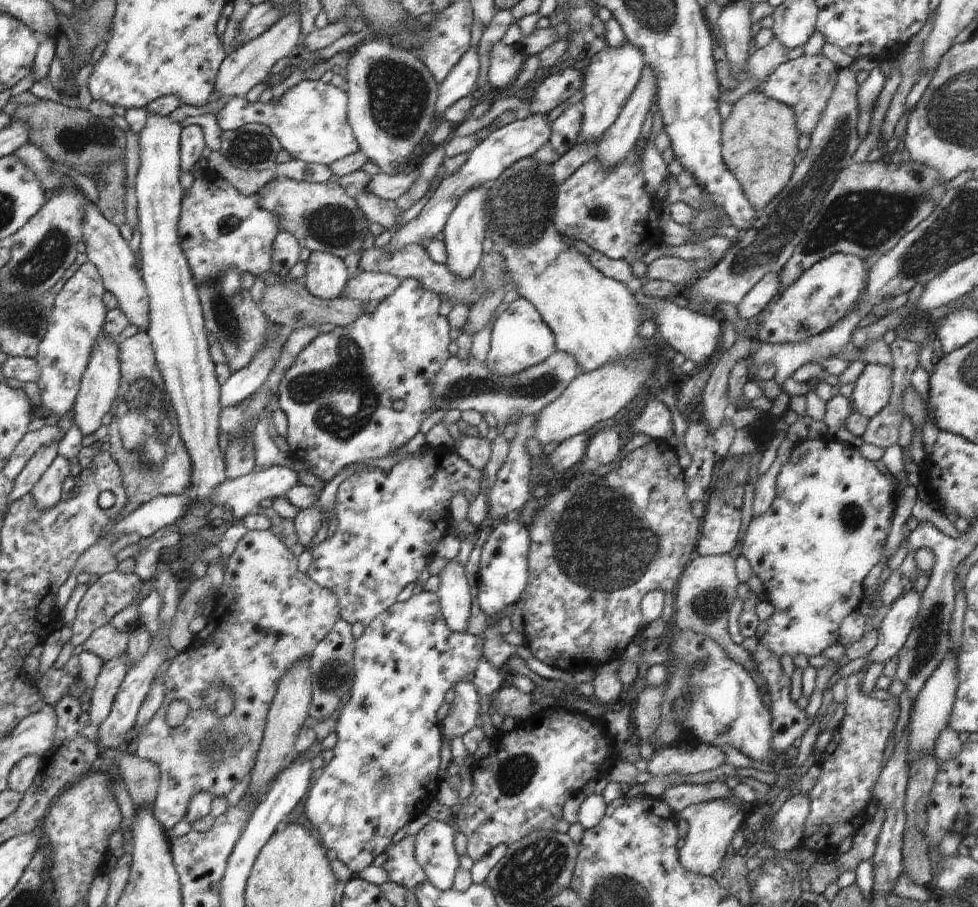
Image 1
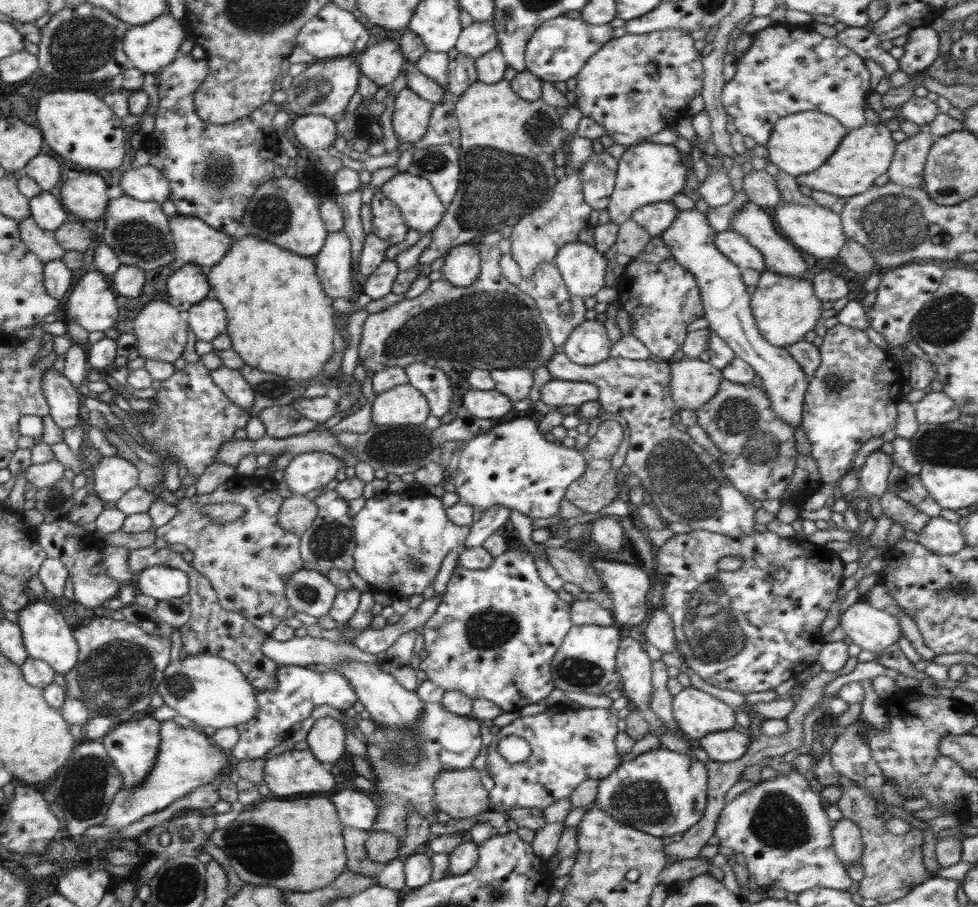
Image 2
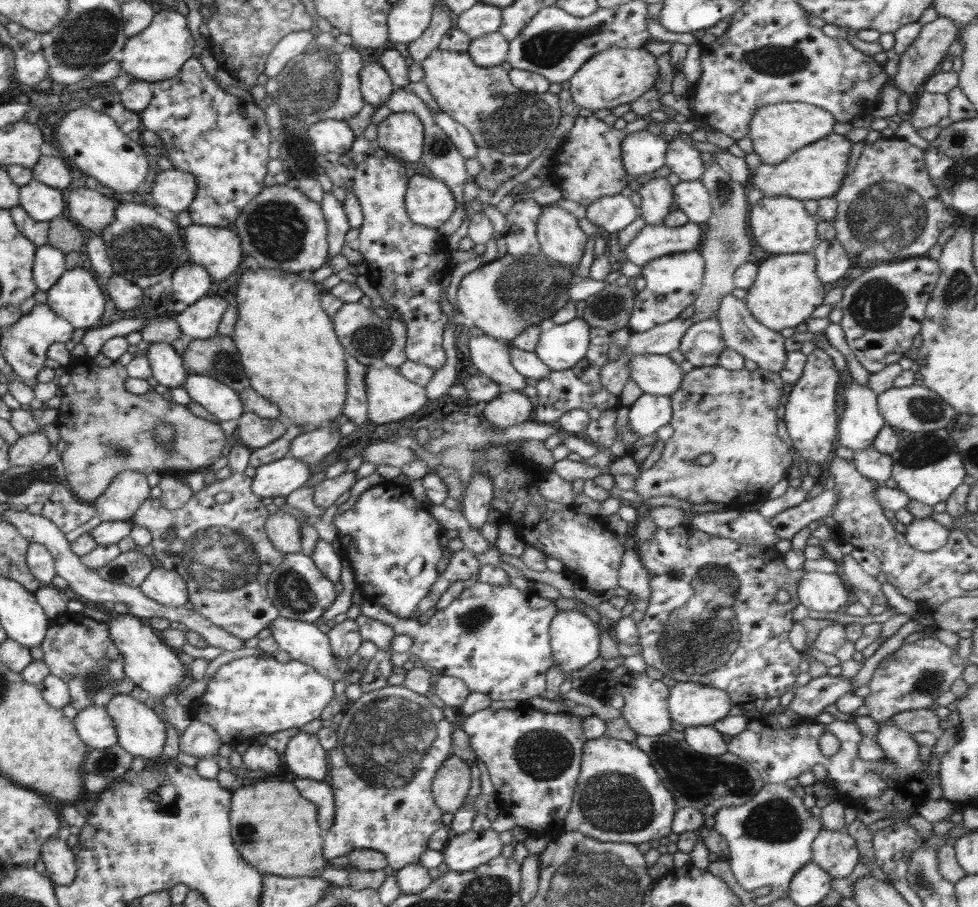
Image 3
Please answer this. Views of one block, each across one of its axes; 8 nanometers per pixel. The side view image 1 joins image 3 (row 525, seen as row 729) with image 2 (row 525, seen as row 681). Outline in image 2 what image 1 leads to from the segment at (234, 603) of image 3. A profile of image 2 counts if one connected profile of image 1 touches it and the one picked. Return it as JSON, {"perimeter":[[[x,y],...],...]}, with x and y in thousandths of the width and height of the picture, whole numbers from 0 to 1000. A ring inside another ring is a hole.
{"perimeter":[[[260,523],[253,526],[239,525],[214,545],[182,549],[180,559],[184,566],[178,568],[178,571],[168,580],[163,581],[160,588],[174,601],[189,600],[192,603],[191,606],[195,606],[198,611],[195,623],[215,641],[225,668],[229,673],[247,677],[256,688],[260,688],[262,692],[273,699],[276,699],[289,685],[290,679],[298,671],[292,660],[292,637],[310,626],[306,607],[308,592],[292,585],[284,578],[284,564],[290,549],[284,544],[283,535],[283,531],[275,525],[265,526]],[[231,553],[249,558],[252,562],[249,568],[235,577],[229,574],[217,577],[217,570],[213,566],[209,568],[209,563],[204,561],[211,556],[231,556]]]}

